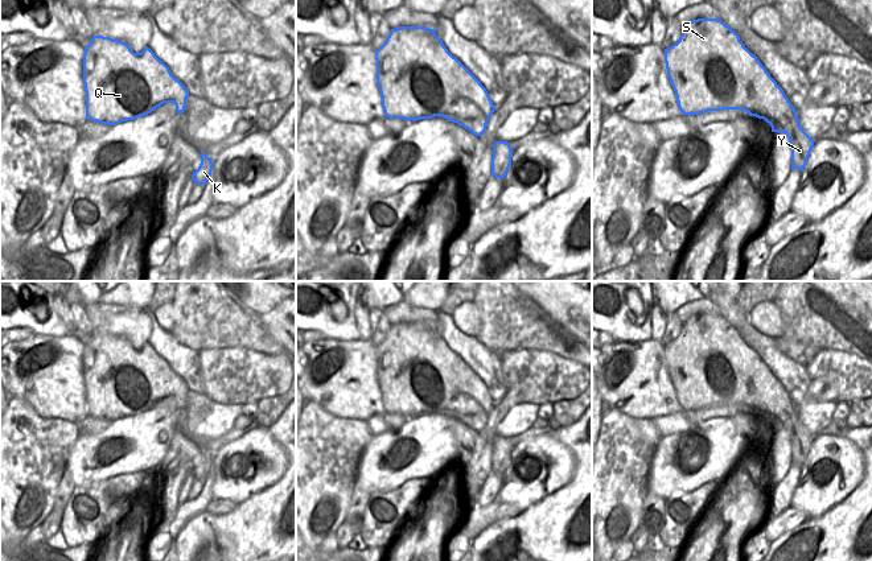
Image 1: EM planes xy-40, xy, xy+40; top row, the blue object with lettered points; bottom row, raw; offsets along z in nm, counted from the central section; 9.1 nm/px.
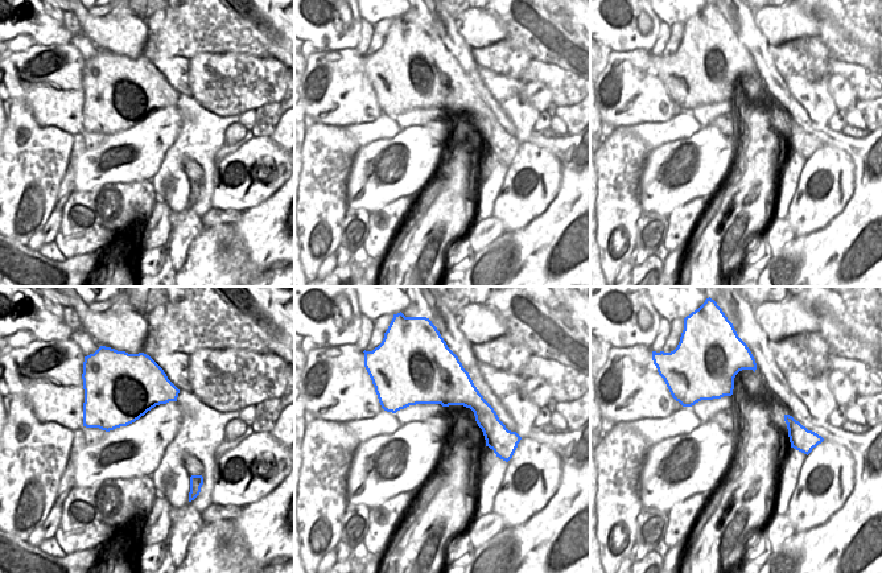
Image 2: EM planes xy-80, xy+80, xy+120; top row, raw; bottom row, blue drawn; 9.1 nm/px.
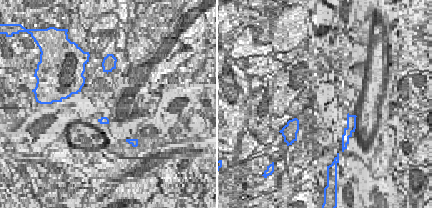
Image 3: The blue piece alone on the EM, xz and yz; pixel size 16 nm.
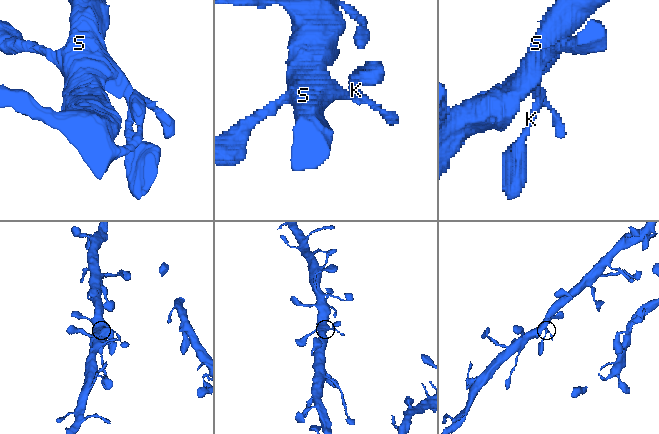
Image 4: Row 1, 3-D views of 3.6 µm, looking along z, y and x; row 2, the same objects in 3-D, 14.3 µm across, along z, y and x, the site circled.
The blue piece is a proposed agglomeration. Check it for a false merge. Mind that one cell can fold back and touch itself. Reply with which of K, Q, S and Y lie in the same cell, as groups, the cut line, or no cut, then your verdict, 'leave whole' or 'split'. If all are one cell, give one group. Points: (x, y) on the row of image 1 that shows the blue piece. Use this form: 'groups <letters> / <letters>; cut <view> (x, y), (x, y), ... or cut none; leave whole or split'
groups K Q S Y; cut none; leave whole

